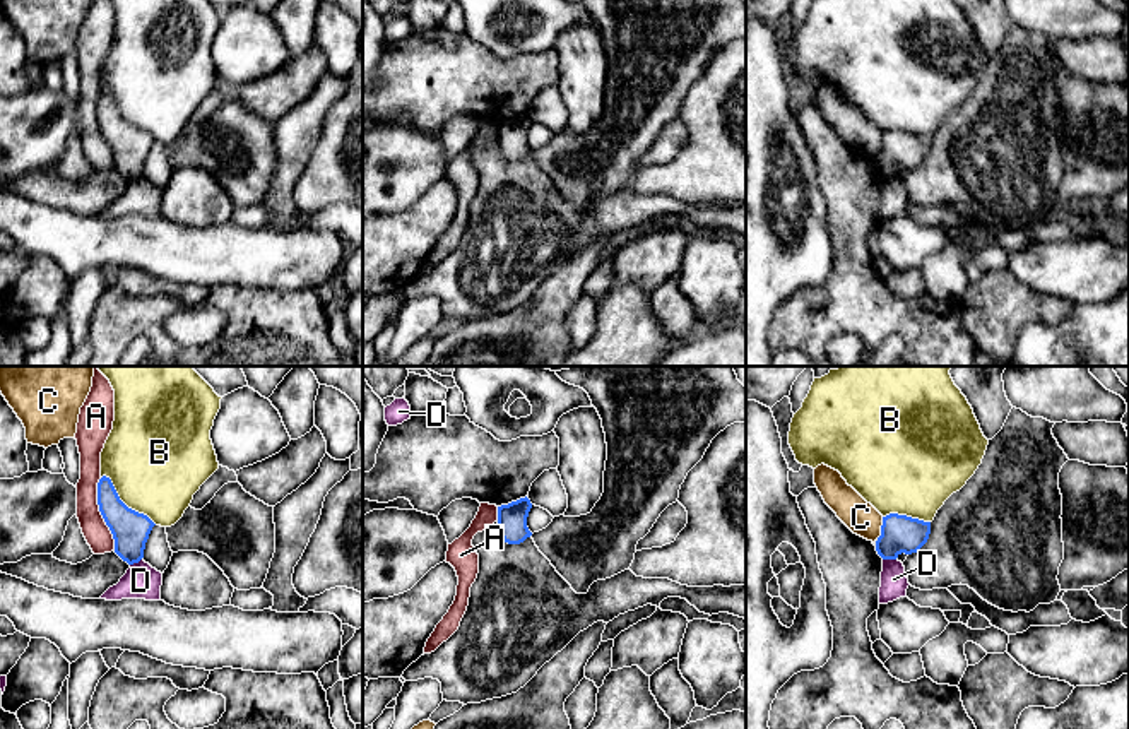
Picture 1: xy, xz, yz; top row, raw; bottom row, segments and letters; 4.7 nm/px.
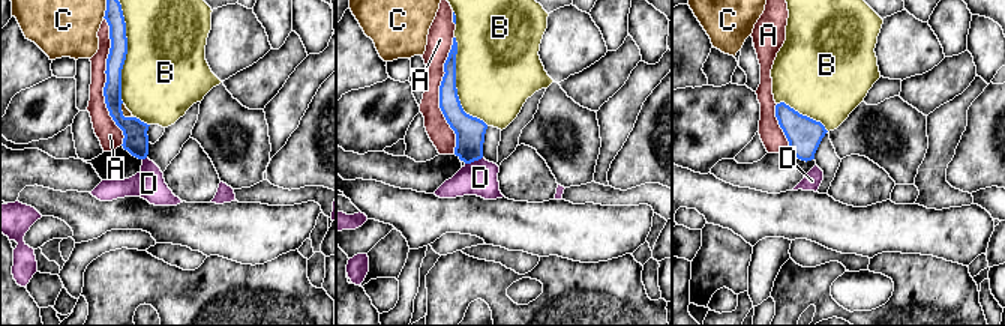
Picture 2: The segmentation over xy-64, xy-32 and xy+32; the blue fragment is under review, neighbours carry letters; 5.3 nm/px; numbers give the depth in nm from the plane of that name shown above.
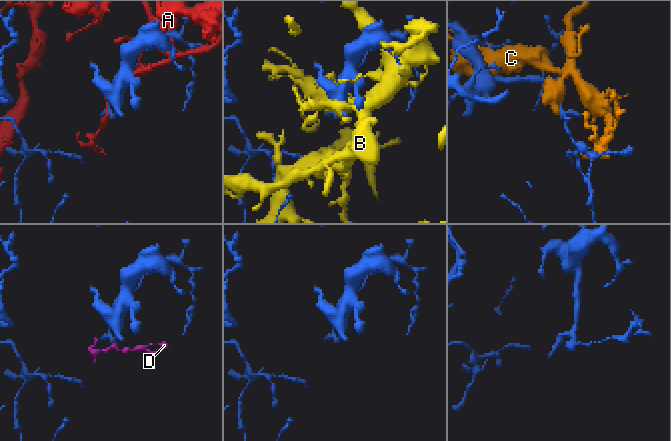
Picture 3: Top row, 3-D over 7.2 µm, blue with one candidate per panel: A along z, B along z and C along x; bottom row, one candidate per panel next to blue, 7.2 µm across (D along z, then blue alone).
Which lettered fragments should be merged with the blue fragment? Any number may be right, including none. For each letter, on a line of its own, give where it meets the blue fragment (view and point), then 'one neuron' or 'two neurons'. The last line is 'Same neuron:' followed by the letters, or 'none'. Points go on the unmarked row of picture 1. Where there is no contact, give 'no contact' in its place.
A: xy (101, 130) | two neurons
B: xy (124, 120) | two neurons
C: yz (881, 146) | two neurons
D: yz (890, 175) | two neurons
Same neuron: none

